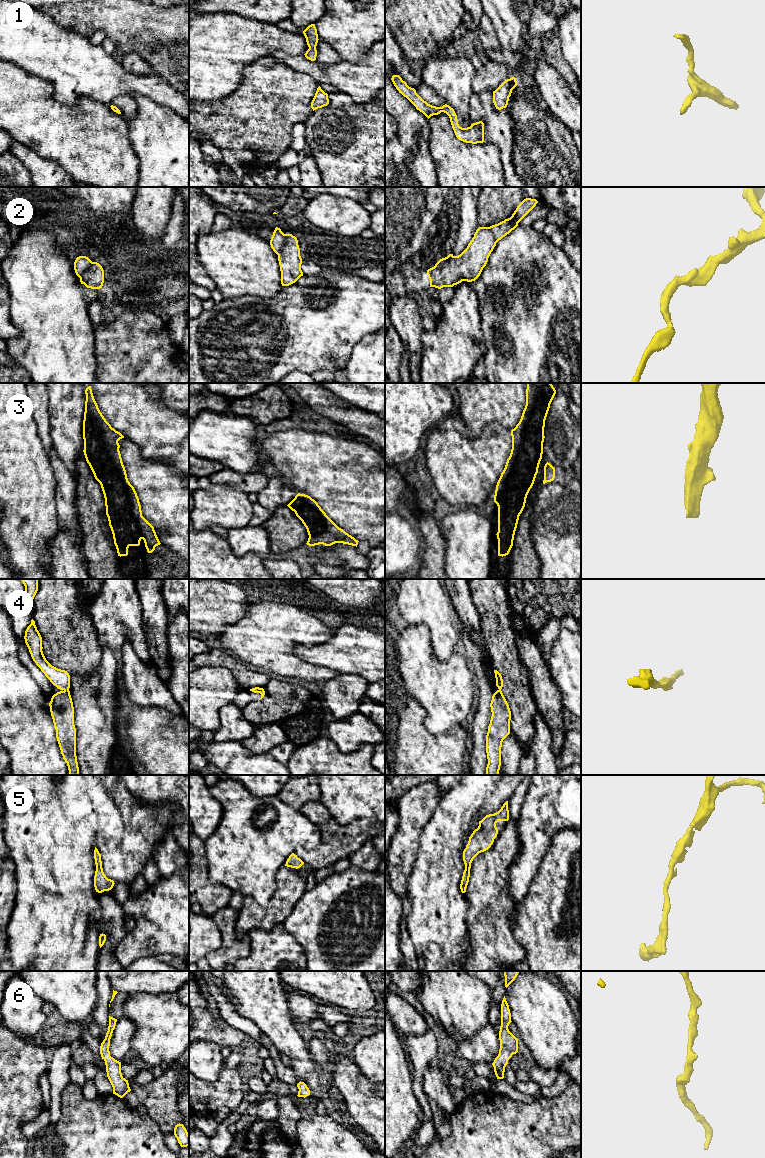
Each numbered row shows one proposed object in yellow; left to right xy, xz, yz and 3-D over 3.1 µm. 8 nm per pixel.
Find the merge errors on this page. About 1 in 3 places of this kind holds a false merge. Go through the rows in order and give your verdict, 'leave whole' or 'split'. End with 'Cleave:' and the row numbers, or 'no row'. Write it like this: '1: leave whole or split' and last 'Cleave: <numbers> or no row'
1: leave whole
2: split
3: leave whole
4: leave whole
5: leave whole
6: leave whole
Cleave: 2

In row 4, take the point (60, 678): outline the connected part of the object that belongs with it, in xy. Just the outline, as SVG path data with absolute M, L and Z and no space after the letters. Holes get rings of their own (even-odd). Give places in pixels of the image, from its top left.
M33 619L25 631L24 639L33 661L50 682L61 690L52 696L49 703L50 712L56 730L56 738L63 759L67 763L69 775L79 775L74 707L69 691L70 675L67 671L52 666L46 660L42 651L42 637Z

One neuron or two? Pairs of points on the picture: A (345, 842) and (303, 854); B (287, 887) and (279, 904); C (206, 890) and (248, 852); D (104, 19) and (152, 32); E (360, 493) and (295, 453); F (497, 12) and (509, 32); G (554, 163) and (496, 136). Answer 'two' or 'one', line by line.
A: one
B: one
C: two
D: one
E: one
F: one
G: two

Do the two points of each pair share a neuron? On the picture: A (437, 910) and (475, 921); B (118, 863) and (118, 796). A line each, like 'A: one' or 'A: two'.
A: two
B: one

